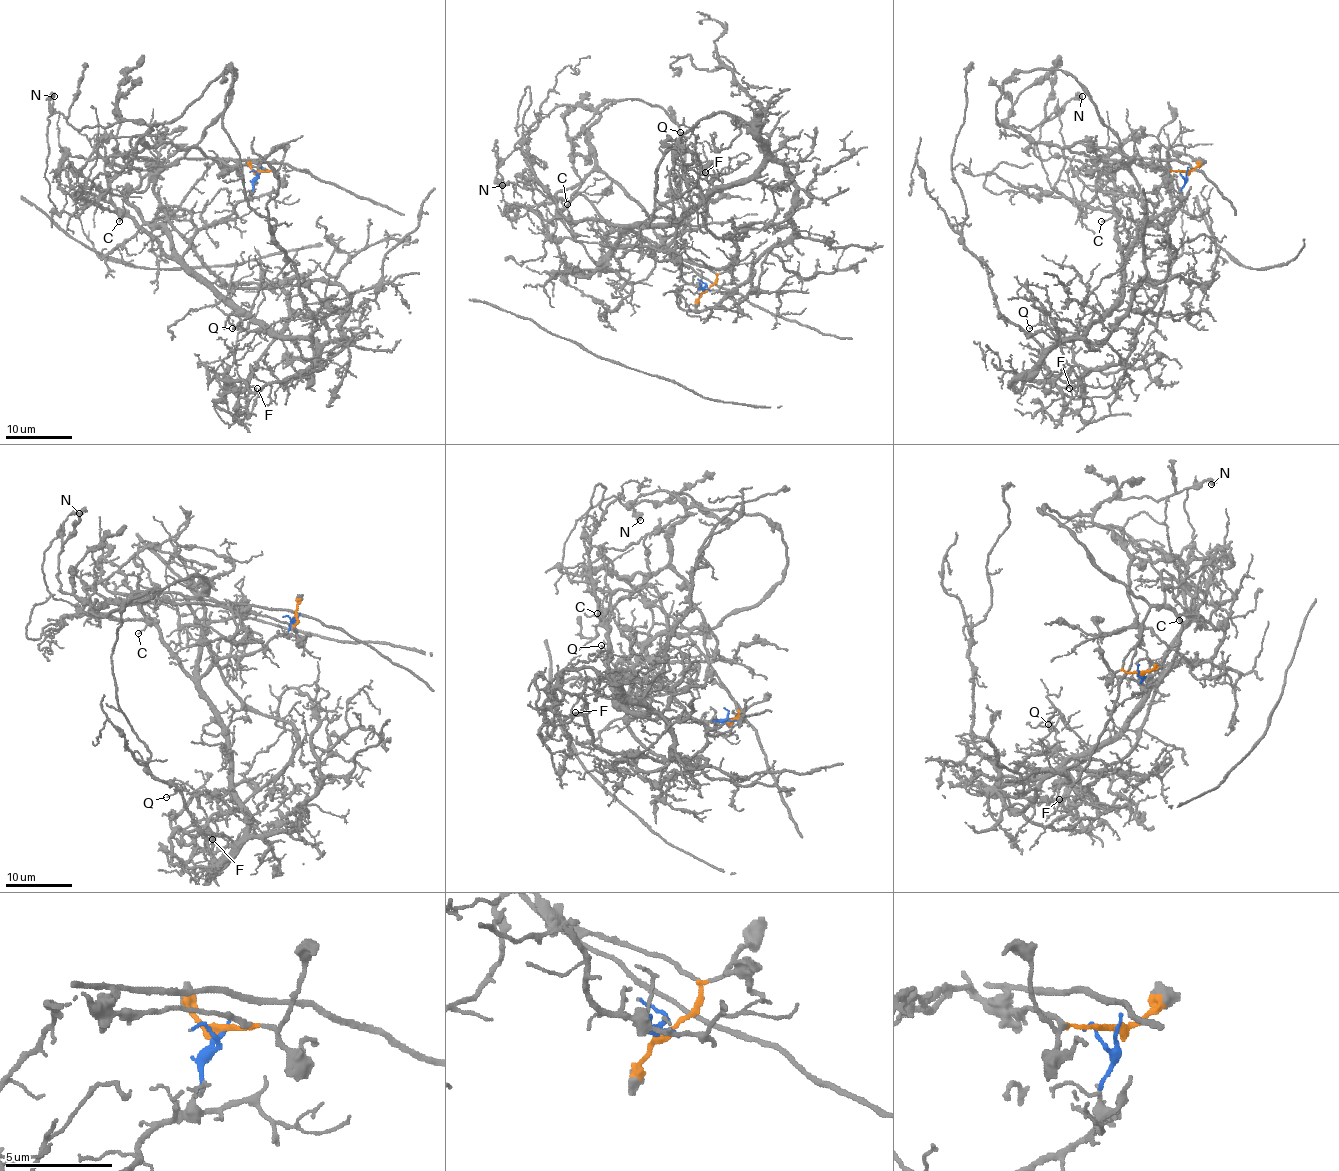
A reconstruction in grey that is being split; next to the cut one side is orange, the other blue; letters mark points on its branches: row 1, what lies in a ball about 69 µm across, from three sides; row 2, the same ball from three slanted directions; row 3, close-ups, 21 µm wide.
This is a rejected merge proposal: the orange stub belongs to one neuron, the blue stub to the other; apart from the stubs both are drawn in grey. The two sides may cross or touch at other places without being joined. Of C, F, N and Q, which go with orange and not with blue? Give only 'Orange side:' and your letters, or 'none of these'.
Orange side: N

